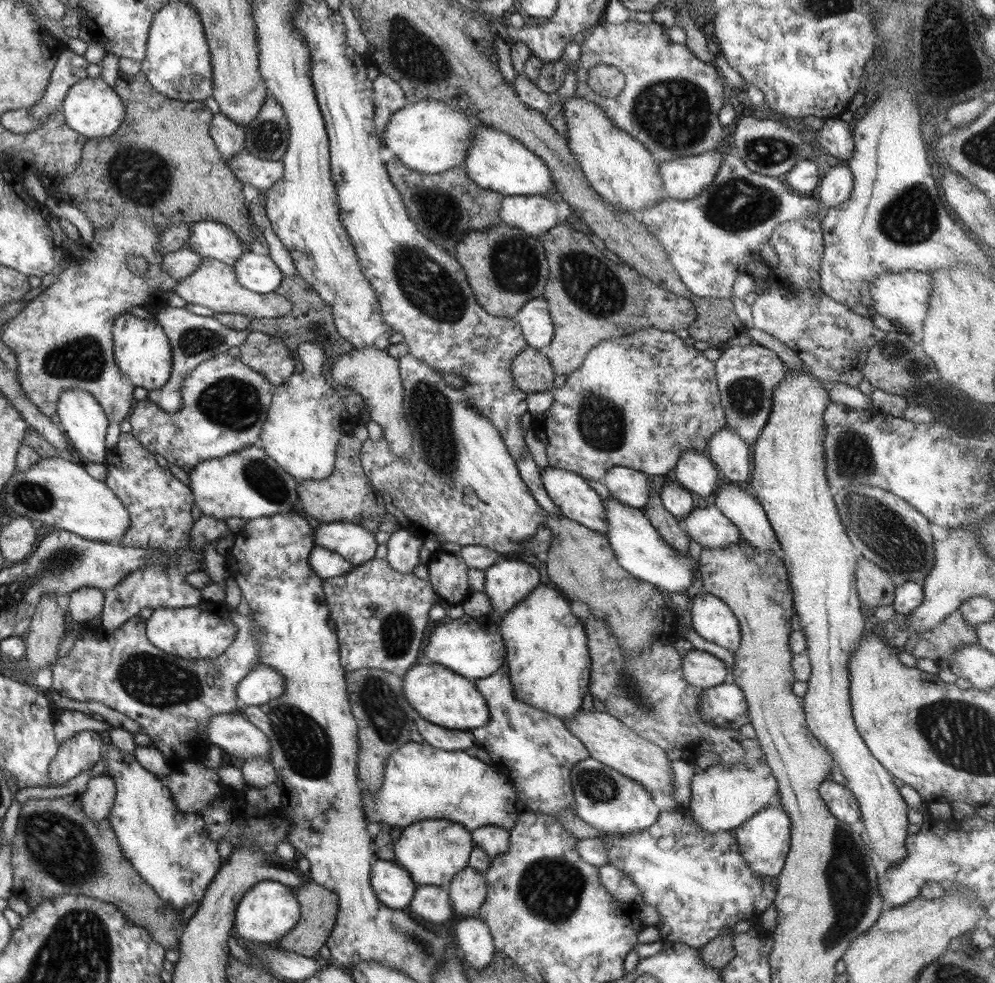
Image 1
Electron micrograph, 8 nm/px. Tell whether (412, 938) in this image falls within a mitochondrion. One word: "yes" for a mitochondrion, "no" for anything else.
yes

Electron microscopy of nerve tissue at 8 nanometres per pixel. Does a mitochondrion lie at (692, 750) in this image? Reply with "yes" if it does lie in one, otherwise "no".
no

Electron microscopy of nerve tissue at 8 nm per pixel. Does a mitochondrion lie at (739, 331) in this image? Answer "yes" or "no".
no

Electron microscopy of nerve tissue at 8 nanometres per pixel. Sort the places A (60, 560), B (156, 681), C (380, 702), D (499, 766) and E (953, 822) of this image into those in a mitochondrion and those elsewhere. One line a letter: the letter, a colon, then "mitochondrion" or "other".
A: mitochondrion
B: mitochondrion
C: mitochondrion
D: other
E: other

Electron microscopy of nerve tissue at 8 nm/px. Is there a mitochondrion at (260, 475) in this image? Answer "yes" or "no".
yes

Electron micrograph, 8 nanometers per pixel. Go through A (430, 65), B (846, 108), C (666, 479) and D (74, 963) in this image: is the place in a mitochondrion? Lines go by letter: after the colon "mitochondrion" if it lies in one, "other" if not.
A: mitochondrion
B: other
C: other
D: mitochondrion

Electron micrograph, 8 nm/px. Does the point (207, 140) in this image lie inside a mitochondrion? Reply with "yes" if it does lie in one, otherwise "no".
no

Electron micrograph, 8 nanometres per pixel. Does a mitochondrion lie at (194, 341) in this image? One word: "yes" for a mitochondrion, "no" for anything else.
yes

